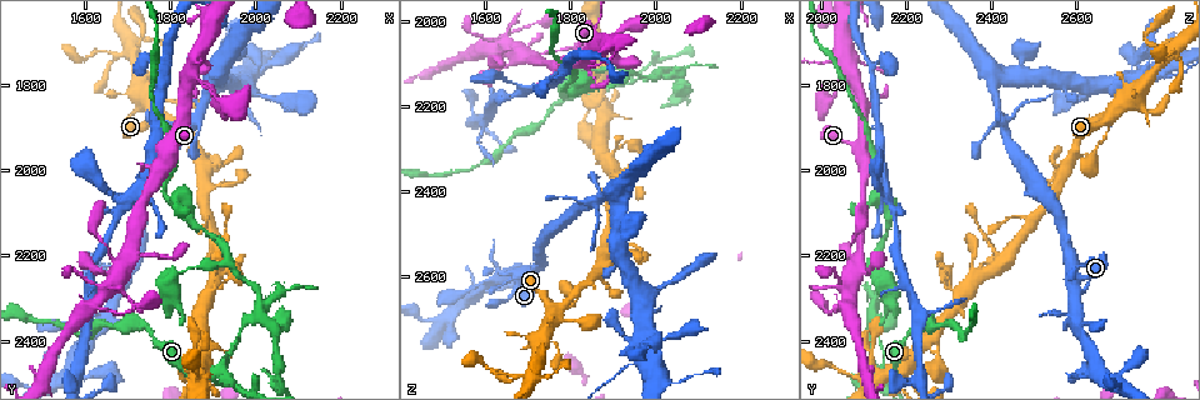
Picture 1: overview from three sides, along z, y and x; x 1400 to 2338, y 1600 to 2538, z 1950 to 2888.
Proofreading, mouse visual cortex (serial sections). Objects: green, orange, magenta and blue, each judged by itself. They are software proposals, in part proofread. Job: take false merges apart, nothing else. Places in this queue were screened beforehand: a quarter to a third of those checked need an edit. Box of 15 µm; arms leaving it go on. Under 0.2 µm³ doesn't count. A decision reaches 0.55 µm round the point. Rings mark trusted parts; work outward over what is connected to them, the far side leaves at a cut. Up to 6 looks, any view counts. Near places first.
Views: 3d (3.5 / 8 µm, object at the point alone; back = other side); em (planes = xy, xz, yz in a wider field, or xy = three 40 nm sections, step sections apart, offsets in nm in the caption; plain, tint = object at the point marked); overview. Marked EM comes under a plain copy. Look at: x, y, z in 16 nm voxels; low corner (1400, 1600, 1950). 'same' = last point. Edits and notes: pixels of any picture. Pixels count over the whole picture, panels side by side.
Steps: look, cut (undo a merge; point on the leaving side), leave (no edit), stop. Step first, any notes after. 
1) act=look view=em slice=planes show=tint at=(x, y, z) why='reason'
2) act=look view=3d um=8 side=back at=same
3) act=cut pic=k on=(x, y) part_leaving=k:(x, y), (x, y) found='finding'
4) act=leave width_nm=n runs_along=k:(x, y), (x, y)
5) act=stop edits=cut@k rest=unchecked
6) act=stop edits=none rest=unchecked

act=look view=3d um=3.5 at=(1695, 2215, 2085) why='sharp bend'

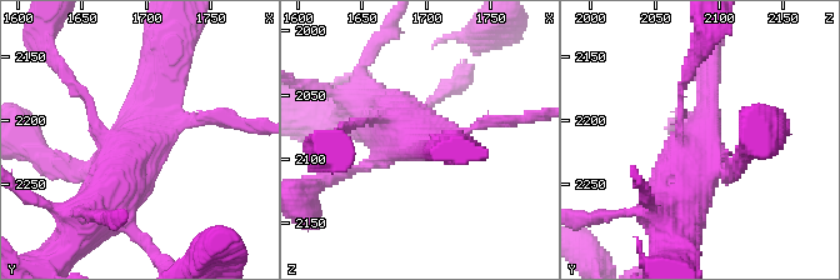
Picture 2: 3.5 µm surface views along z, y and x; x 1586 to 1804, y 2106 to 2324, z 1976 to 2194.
act=look view=em slice=xy step=2 show=tint at=(1694, 2212, 2082)

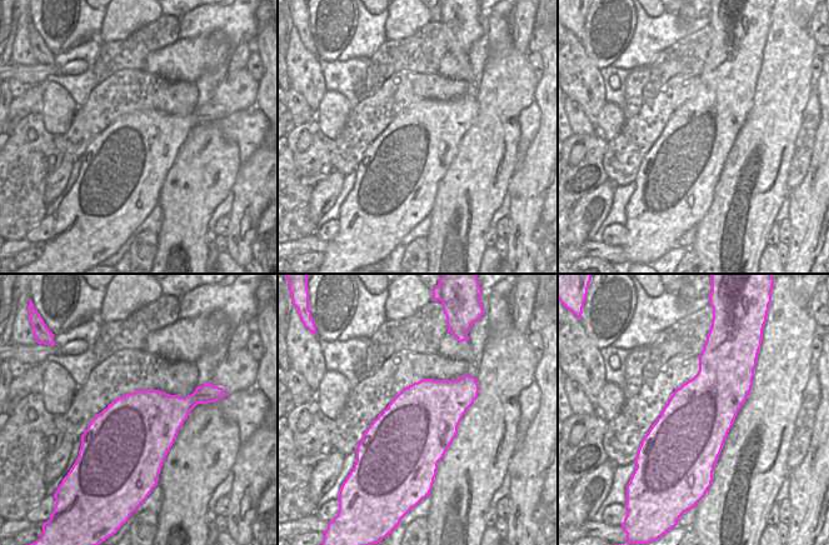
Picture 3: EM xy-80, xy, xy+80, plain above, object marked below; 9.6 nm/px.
act=leave runs_along=2:(163, 88), (114, 195), (86, 226) found='all the same cell'

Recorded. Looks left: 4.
act=look view=3d um=3.5 at=(1910, 2475, 2140) why='a fork'

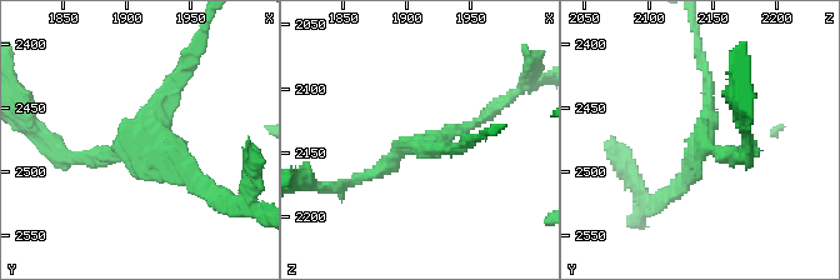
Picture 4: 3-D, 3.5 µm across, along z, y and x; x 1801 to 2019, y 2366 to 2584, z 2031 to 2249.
act=look view=em slice=planes show=tint at=(1912, 2468, 2142) why='now the EM'

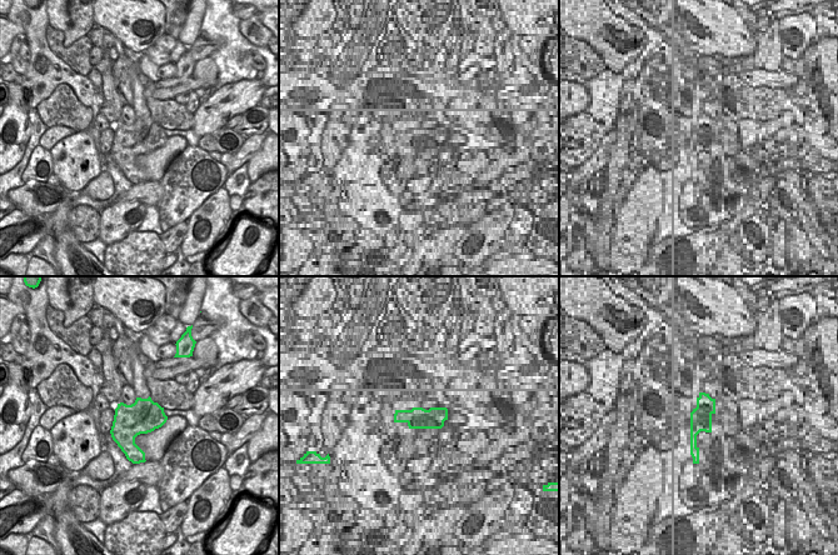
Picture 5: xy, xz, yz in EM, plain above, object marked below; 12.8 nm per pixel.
act=leave runs_along=4:(76, 158), (123, 150), (188, 63) found='one cell here'

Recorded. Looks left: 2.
act=look view=3d um=8 at=(2005, 2340, 2125)

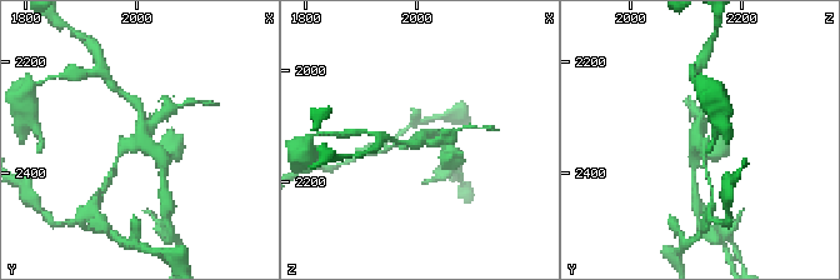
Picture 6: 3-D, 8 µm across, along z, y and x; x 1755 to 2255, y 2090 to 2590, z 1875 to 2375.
act=look view=em slice=planes show=tint at=(2005, 2340, 2125)

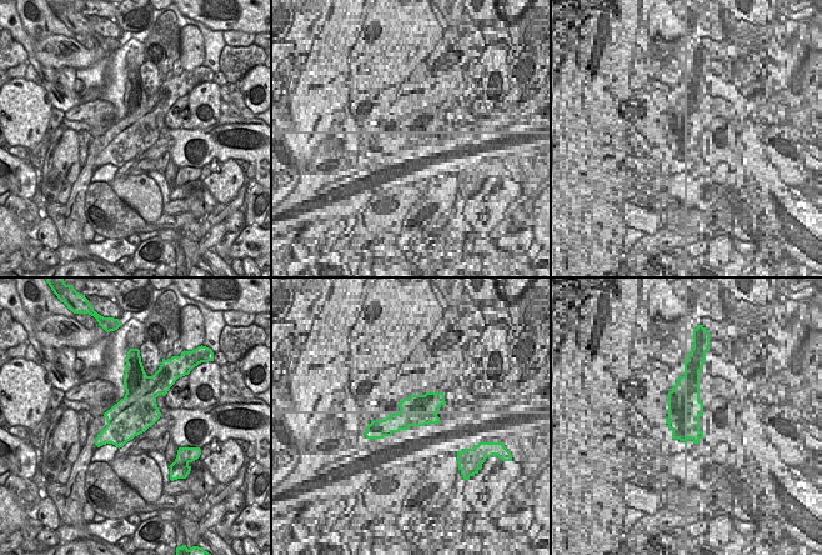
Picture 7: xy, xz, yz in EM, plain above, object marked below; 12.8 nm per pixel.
act=cut pic=6 on=(714, 145) part_leaving=6:(698, 139), (704, 108), (703, 94) found='two cells meet here'

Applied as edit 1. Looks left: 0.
act=stop edits=cut@6 rest=unchecked

